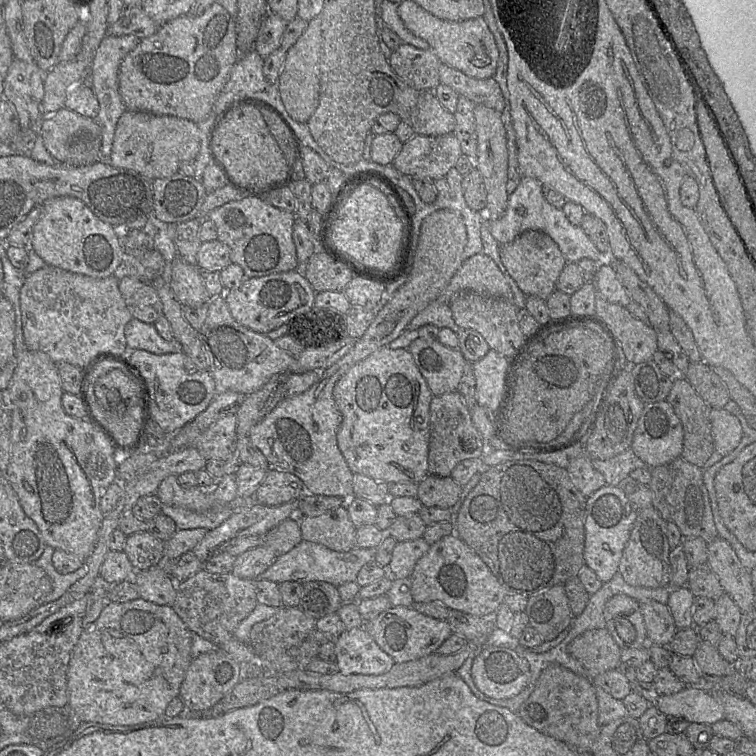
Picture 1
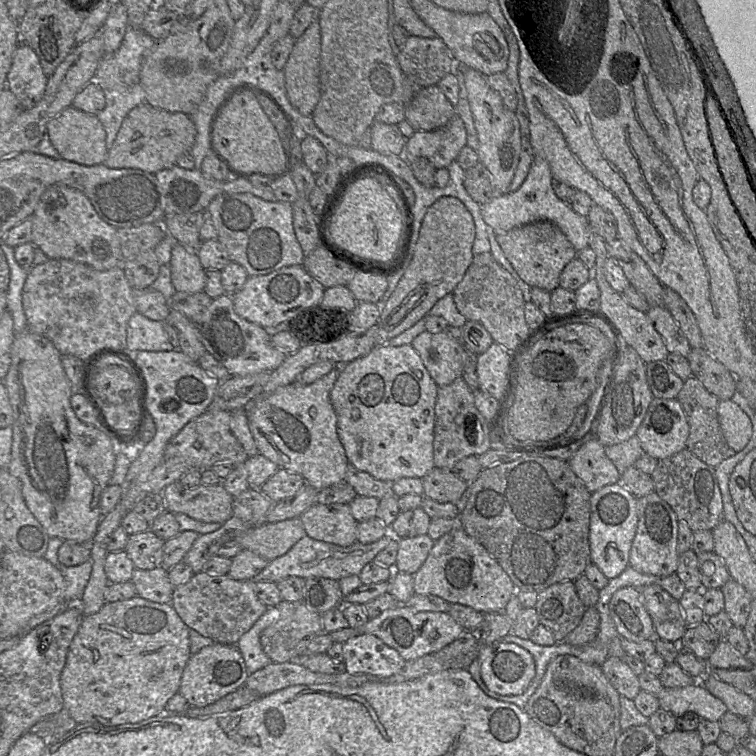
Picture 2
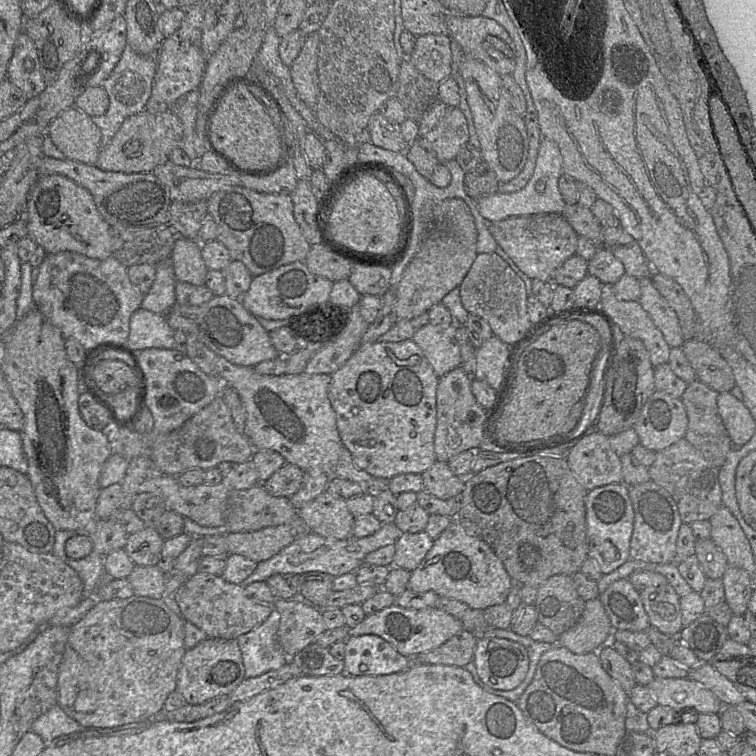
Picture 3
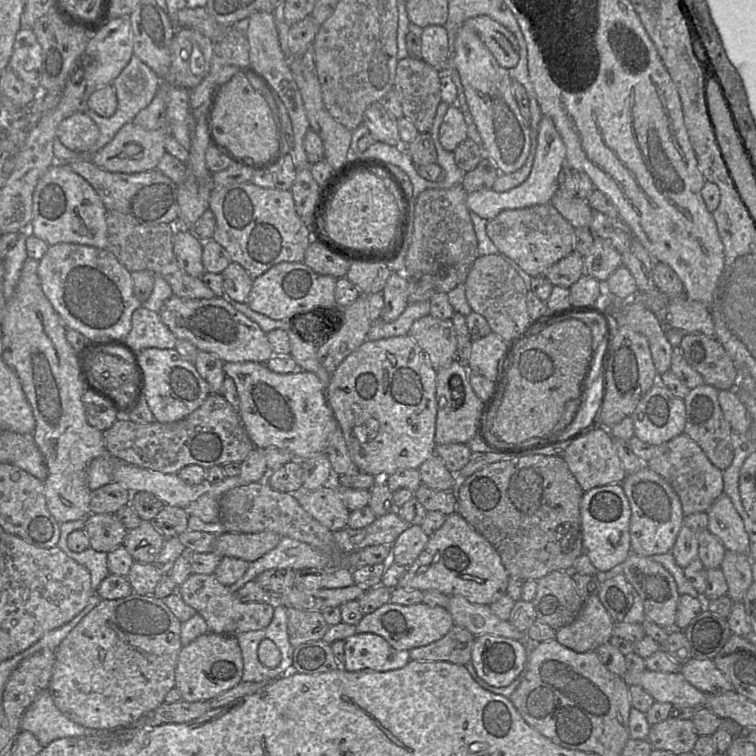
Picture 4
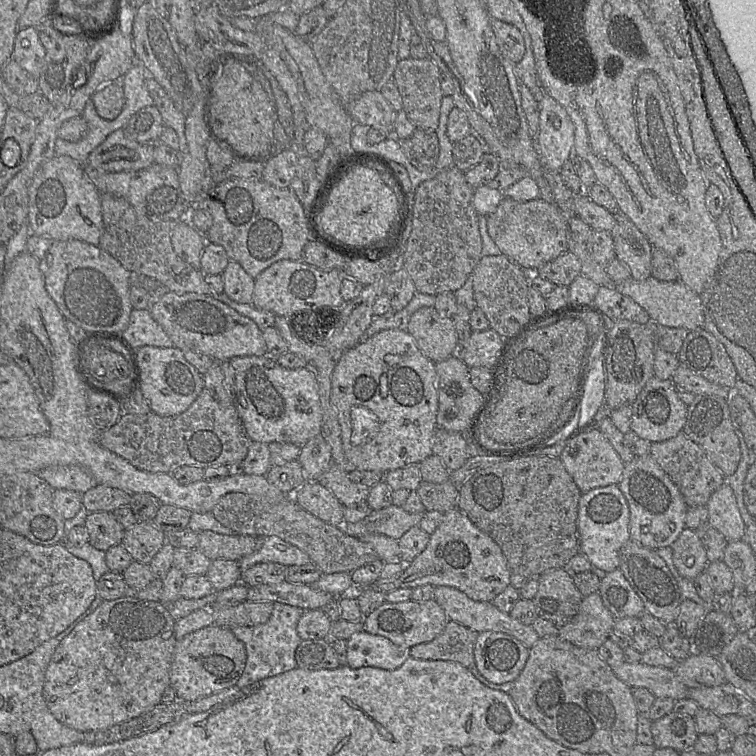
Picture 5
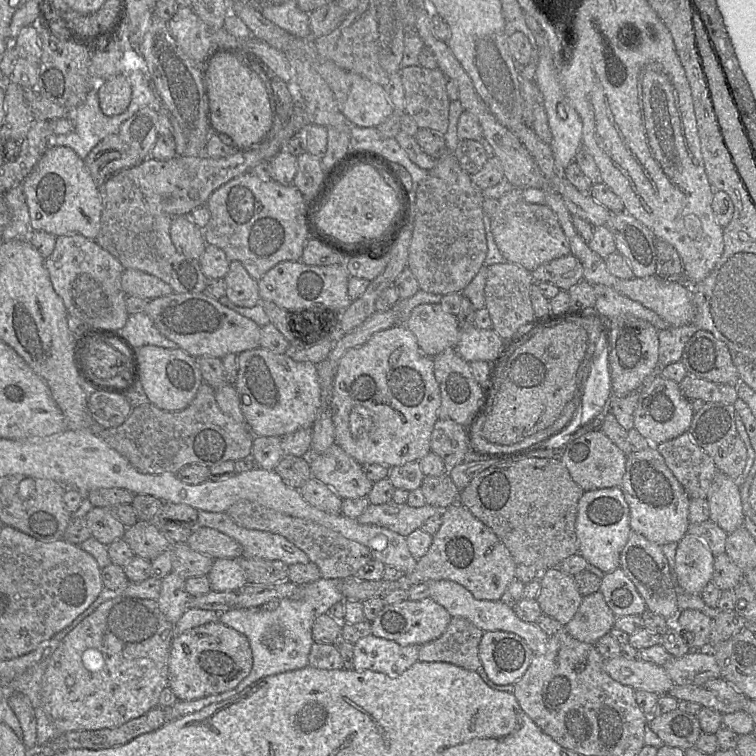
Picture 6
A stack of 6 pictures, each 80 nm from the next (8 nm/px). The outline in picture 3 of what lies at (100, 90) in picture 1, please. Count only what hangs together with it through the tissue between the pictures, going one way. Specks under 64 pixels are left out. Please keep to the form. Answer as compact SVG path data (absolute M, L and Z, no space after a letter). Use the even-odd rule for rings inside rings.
M127 44L119 62L102 83L102 87L109 96L109 108L105 114L91 117L101 130L101 148L110 143L125 119L145 110L156 75L157 53L158 51L151 56L140 55Z

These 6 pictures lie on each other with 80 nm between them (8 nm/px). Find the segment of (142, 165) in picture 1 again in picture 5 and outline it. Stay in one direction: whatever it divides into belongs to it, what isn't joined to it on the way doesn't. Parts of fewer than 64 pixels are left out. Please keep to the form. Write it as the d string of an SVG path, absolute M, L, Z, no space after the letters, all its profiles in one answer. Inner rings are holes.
M118 129L90 153L87 164L105 172L137 171L154 163L154 145L130 140Z

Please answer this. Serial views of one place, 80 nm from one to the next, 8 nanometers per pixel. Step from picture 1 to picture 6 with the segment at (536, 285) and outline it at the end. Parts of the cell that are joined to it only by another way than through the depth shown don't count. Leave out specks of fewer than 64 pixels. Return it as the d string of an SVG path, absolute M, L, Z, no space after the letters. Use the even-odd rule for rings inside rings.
M513 189L498 199L496 211L490 218L490 228L495 243L506 261L533 272L539 266L570 253L568 239L551 208L546 204L531 204L522 197L523 189Z

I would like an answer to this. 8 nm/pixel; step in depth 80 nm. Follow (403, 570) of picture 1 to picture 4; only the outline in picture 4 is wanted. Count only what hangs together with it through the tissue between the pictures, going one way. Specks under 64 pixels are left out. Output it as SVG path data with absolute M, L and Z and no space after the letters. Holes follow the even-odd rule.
M411 525L391 546L389 562L409 567L425 549L429 536L419 525Z

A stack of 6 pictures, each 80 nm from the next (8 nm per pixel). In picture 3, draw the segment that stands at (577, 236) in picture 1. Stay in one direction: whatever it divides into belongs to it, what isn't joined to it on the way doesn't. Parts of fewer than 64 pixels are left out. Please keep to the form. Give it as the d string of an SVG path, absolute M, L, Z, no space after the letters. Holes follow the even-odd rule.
M542 138L535 168L527 184L516 192L495 193L477 201L478 212L490 223L507 218L541 213L563 214L566 207L559 189L558 179L563 173L562 156L559 147L550 139Z

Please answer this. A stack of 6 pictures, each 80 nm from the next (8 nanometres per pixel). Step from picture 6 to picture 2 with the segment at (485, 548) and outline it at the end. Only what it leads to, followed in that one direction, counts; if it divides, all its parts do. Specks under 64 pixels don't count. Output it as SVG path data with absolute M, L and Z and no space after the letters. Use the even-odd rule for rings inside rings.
M458 524L435 541L427 559L413 575L414 594L434 595L480 613L501 613L516 593L508 575L488 551Z

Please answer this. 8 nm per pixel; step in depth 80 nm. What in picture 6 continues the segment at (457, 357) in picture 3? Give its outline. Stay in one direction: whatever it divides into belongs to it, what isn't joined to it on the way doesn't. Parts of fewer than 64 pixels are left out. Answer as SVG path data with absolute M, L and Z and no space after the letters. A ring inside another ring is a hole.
M440 303L416 306L406 320L405 326L414 334L421 351L431 358L446 349L455 348L460 337L457 317L445 312Z

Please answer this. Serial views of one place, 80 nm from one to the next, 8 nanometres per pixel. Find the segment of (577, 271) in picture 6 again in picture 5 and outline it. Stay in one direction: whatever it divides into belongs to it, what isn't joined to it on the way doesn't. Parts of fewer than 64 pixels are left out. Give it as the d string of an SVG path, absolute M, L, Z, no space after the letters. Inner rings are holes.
M567 251L538 268L535 274L552 282L555 286L569 287L582 274L582 266L579 258Z

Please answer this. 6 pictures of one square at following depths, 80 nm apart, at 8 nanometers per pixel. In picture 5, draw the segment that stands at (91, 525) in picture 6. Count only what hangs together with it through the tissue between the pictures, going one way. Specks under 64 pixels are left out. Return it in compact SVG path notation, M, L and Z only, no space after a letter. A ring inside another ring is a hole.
M91 512L84 525L89 533L89 543L98 550L105 552L123 540L125 528L112 512Z

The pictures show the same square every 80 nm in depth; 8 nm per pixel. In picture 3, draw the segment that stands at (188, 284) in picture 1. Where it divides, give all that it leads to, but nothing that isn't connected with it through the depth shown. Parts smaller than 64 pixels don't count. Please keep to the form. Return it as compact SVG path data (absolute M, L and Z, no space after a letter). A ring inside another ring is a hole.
M176 236L170 255L177 281L195 286L205 284L207 268L201 257L201 243Z

